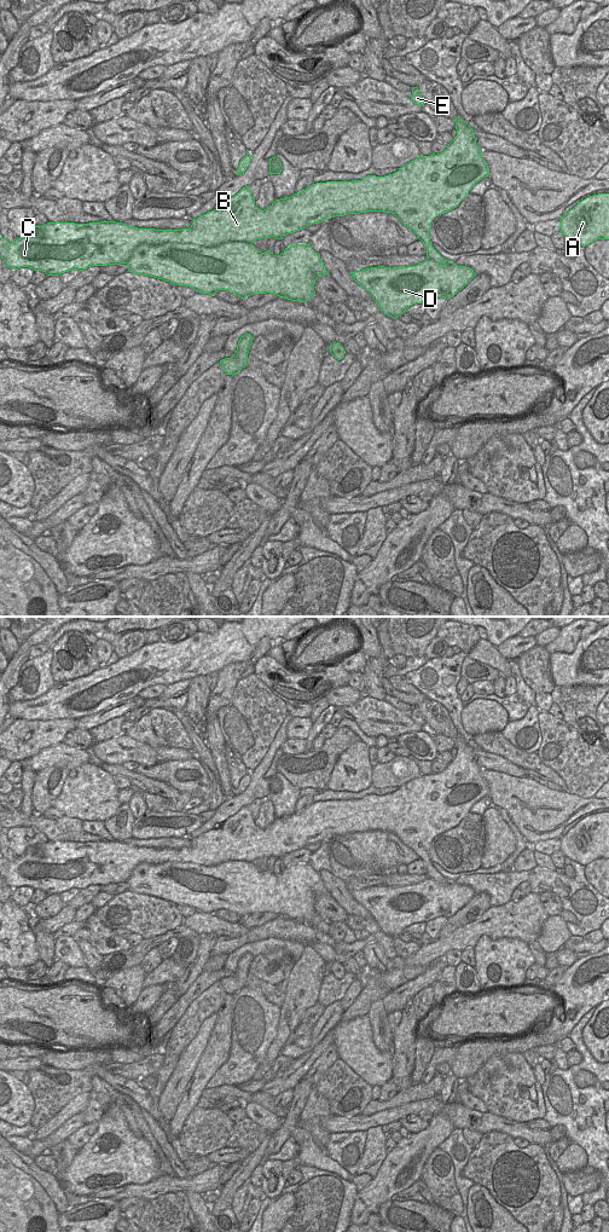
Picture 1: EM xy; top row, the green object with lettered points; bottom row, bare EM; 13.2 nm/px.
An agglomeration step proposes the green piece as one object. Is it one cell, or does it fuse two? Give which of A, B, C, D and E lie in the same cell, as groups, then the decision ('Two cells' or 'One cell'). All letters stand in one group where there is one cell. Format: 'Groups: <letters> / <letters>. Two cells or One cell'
Groups: A D / B C E. Two cells

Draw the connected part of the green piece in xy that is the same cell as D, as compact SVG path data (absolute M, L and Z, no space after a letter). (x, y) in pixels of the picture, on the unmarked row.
M433 863L427 875L424 881L416 885L378 885L350 893L371 913L384 933L396 938L412 924L453 916L476 895L472 887L442 877Z

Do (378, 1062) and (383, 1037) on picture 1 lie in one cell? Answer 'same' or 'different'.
different

